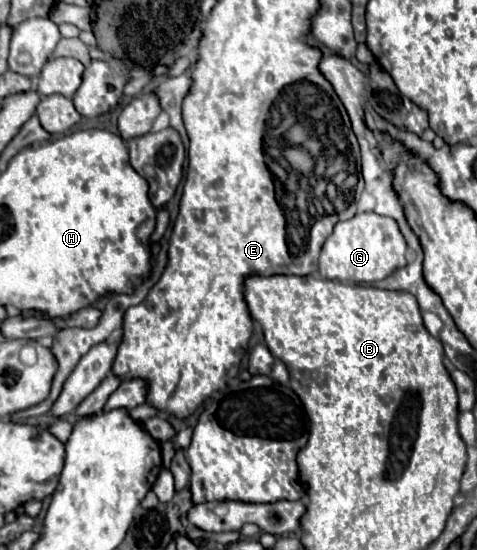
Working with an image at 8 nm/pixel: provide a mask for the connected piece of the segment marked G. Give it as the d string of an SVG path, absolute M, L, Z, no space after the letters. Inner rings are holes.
M358 213L348 221L334 227L334 233L326 239L318 271L324 279L348 281L348 283L374 283L386 279L394 269L406 265L406 241L394 219L378 213Z

